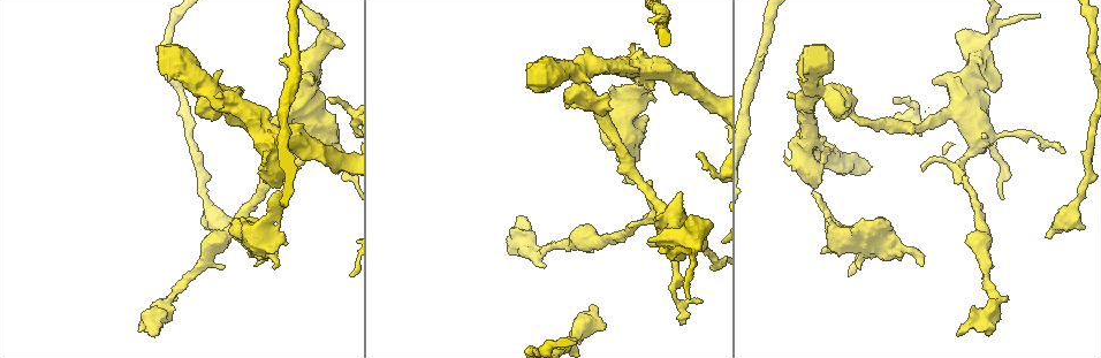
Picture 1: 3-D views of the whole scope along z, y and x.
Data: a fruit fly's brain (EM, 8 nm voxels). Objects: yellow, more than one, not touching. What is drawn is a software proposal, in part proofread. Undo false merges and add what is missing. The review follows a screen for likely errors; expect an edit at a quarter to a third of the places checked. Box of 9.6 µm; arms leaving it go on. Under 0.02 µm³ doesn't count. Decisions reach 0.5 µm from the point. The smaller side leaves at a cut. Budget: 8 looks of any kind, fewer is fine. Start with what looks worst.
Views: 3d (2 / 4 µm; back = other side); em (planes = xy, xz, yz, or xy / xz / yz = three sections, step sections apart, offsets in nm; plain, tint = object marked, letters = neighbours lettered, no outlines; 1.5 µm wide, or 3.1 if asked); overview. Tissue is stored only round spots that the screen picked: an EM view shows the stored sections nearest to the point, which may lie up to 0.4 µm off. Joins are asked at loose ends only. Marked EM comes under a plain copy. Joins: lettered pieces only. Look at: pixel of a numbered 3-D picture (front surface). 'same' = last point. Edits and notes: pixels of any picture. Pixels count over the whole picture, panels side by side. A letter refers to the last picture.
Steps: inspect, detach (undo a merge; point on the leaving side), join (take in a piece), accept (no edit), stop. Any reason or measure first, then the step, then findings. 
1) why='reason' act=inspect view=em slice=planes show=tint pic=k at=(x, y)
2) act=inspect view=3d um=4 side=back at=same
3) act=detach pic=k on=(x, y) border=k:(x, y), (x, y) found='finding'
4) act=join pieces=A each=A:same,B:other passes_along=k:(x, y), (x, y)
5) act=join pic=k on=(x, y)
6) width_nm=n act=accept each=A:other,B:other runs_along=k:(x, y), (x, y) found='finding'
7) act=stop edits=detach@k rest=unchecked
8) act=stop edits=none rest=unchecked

why='thick end' act=inspect view=em slice=xz step=4 show=letters pic=1 at=(297, 166)

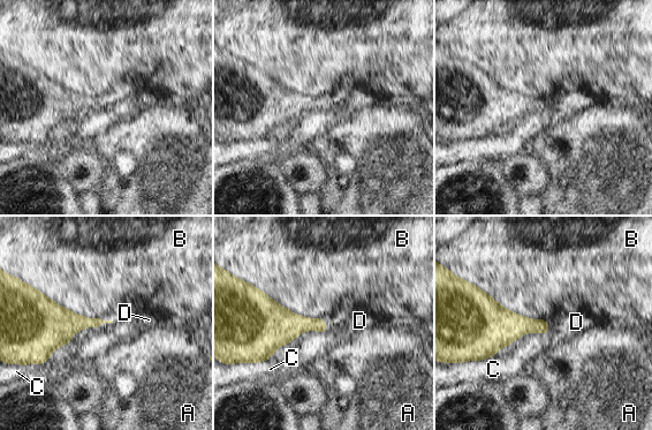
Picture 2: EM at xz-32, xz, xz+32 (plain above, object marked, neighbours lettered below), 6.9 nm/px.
act=inspect view=em slice=xy step=4 show=letters at=same

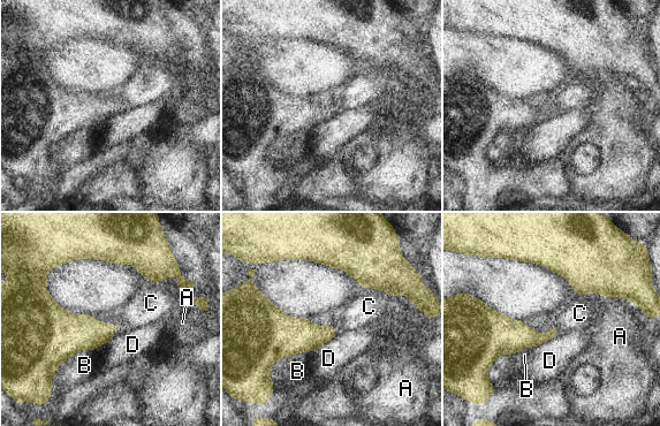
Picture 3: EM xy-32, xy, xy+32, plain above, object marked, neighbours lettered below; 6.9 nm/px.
act=accept each=A:other,B:other,C:other,D:other found='no lettered piece goes on from it'

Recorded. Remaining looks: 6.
why='branch stops here' act=inspect view=3d um=4 pic=1 at=(701, 300)

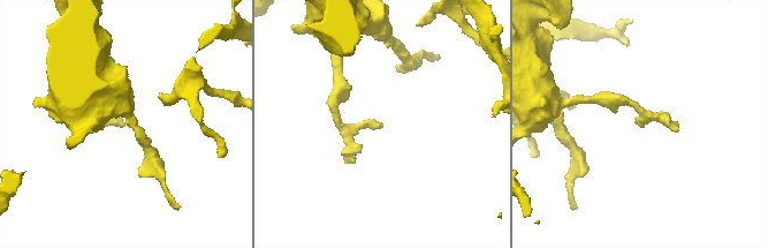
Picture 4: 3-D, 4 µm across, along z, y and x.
why='shape alone is not enough' act=inspect view=em slice=xy step=8 show=letters pic=4 at=(122, 123)

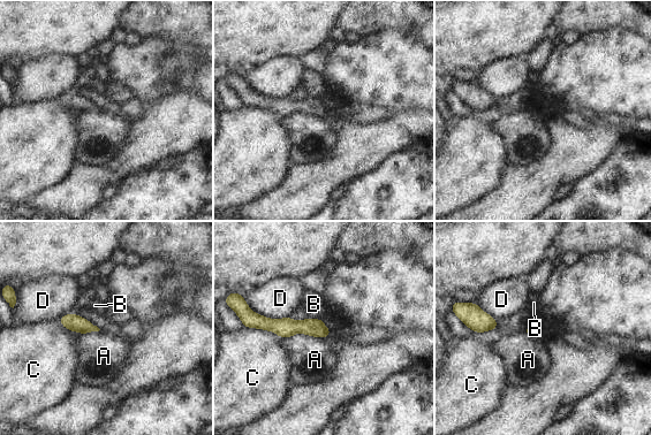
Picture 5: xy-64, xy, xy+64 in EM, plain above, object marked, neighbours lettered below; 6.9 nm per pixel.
act=inspect view=em slice=yz step=4 show=letters at=same

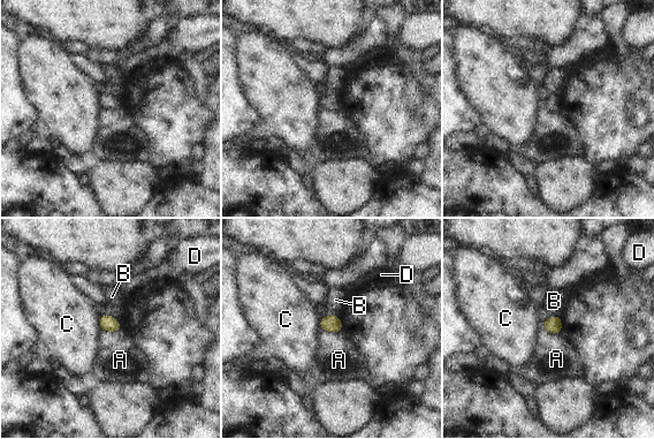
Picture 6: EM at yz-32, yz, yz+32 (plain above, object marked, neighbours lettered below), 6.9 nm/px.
act=accept each=A:other,B:other,C:other,D:other border=6:(121, 328), (103, 331) found='no lettered piece goes on from it'

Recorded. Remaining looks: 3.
why='branch stops here' act=inspect view=em slice=planes show=tint pic=1 at=(593, 307)

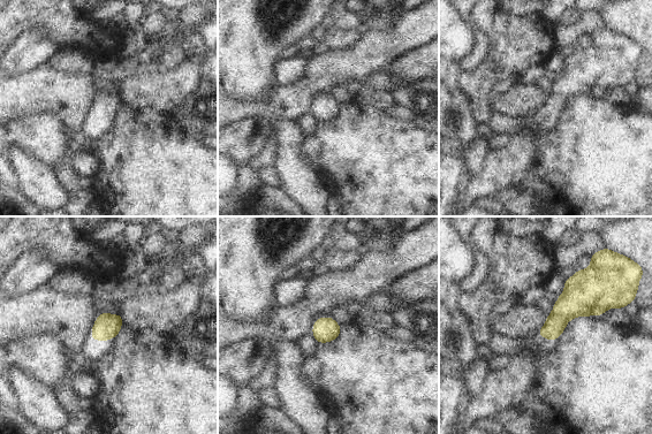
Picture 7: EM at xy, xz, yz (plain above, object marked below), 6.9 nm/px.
act=inspect view=em slice=planes show=letters at=same

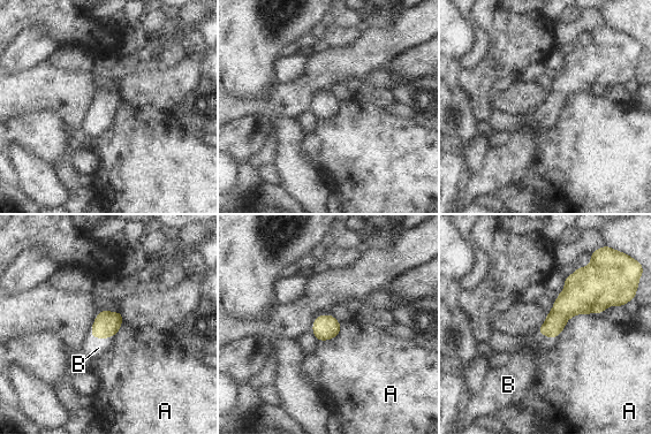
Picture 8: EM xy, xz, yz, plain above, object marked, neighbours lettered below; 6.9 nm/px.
act=join pieces=B each=A:other,B:same passes_along=8:(106, 324), (101, 337), (98, 348) found='it goes on there'

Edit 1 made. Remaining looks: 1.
act=stop edits=join@8 rest=unchecked

